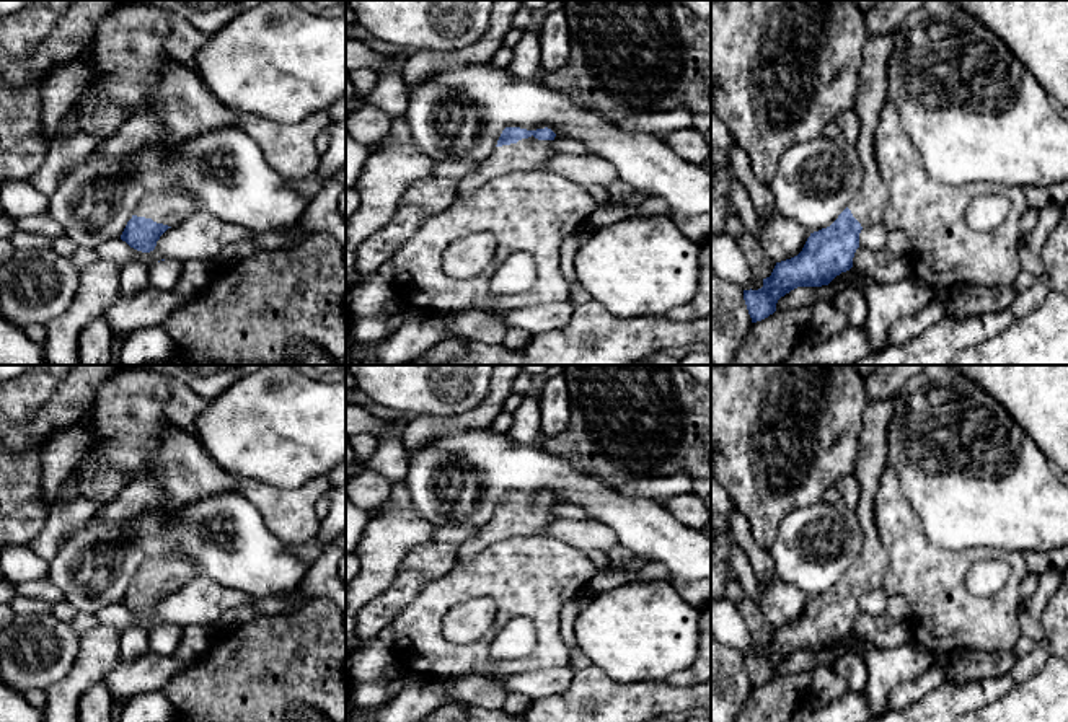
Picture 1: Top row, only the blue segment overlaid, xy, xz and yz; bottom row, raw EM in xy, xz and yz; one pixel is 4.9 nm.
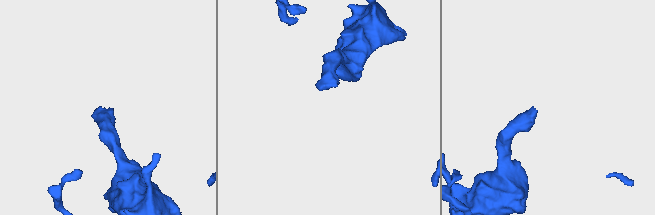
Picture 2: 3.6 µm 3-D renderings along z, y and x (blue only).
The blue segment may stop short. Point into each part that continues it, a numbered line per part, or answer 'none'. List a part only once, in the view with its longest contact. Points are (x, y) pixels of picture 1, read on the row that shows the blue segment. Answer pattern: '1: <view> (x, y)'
1: xz (530, 154)

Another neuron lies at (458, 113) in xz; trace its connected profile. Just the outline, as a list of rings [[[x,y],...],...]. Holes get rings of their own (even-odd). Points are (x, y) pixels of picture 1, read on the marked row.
[[[489,62],[453,65],[411,88],[406,119],[413,140],[434,161],[488,160],[505,127],[551,129],[576,139],[595,156],[607,160],[618,178],[634,191],[667,202],[669,217],[711,215],[711,173],[703,165],[680,158],[660,137],[626,132],[598,108],[546,86],[540,77],[519,80],[509,67]]]

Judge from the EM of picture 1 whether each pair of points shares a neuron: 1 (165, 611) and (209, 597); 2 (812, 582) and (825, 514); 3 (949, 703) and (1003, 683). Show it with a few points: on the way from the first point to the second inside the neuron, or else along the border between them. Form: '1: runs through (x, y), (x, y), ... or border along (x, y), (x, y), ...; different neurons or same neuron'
1: runs through (176, 608), (198, 602); same neuron
2: runs through (814, 566), (814, 548), (825, 537), (825, 530); same neuron
3: runs through (962, 699), (990, 690); same neuron

